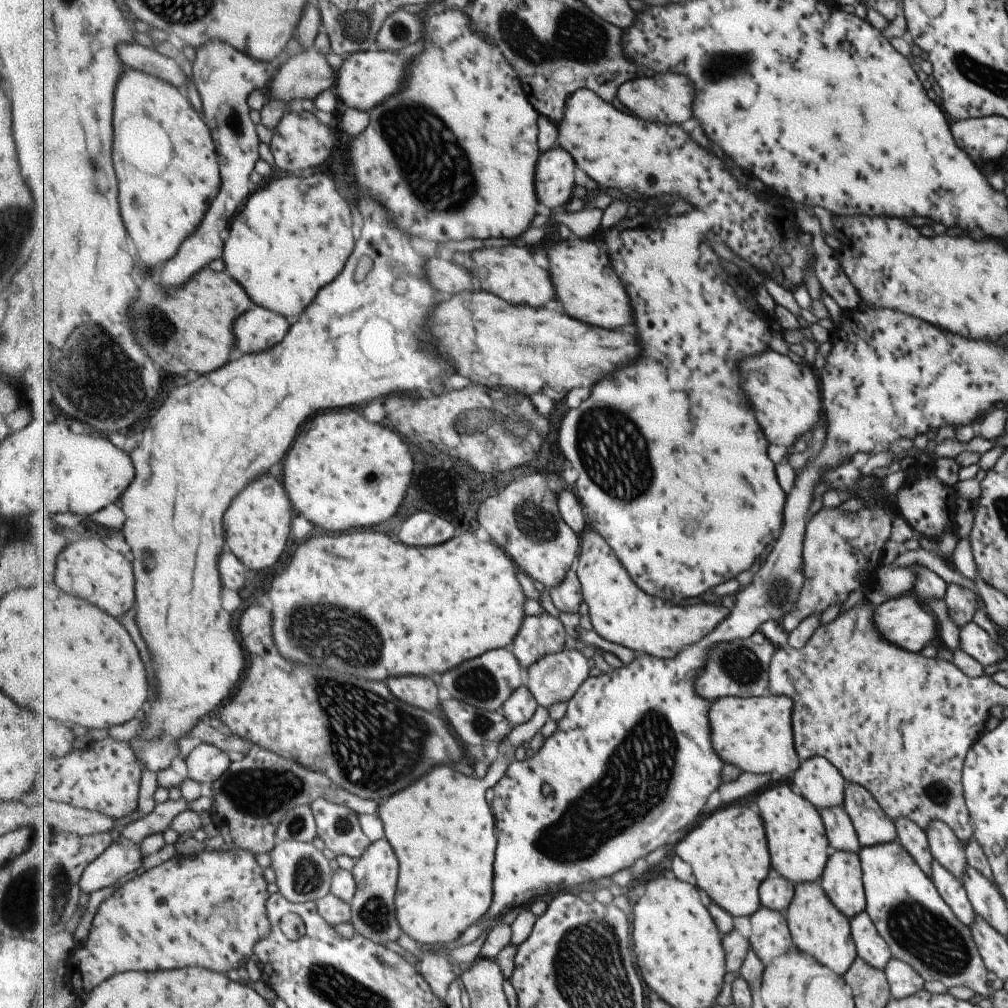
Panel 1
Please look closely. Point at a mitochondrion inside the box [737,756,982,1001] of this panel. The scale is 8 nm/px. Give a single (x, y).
(935, 943)

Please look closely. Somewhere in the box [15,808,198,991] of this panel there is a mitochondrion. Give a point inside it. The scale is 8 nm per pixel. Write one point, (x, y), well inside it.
(63, 884)

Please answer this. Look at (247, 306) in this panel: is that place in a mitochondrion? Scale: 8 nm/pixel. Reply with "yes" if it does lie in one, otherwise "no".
no

